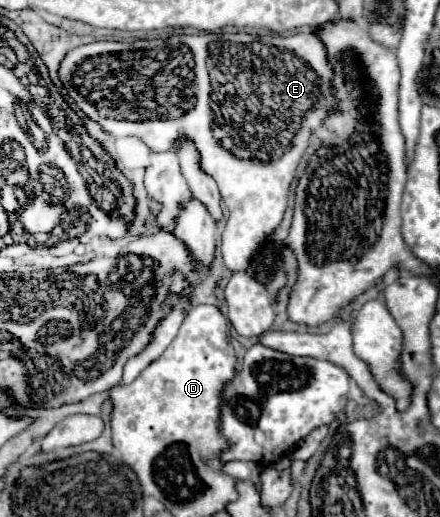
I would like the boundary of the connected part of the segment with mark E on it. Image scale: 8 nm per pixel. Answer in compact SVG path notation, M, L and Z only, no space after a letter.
M200 32L200 34L174 34L170 38L164 38L164 40L136 40L136 42L92 42L92 44L84 44L84 46L78 46L74 48L72 52L66 54L66 58L62 60L60 64L60 80L62 84L66 86L68 94L76 100L78 108L88 114L90 118L98 120L102 124L102 128L110 134L116 134L122 130L124 124L130 124L130 134L142 138L152 150L156 152L162 152L162 150L174 150L176 146L176 140L178 136L188 136L194 140L194 144L198 146L200 154L202 154L202 160L200 160L200 166L204 172L208 172L218 188L220 188L220 194L222 194L222 200L226 202L228 210L230 210L230 218L228 218L228 224L222 232L222 258L224 258L224 264L232 270L232 272L238 272L238 270L246 270L252 262L252 258L256 256L256 252L262 250L264 242L270 238L270 234L274 232L274 228L280 224L282 216L284 216L284 210L286 210L286 202L288 202L288 188L290 188L290 182L294 180L294 172L296 172L296 166L308 146L308 138L310 138L310 132L320 126L320 122L330 114L334 112L334 96L332 96L332 90L330 90L330 78L332 78L332 68L328 64L328 58L326 58L326 50L324 50L324 44L316 38L314 32L296 32L296 34L290 34L290 36L256 36L256 34L246 34L246 32L236 32L236 34L230 34L230 32Z

